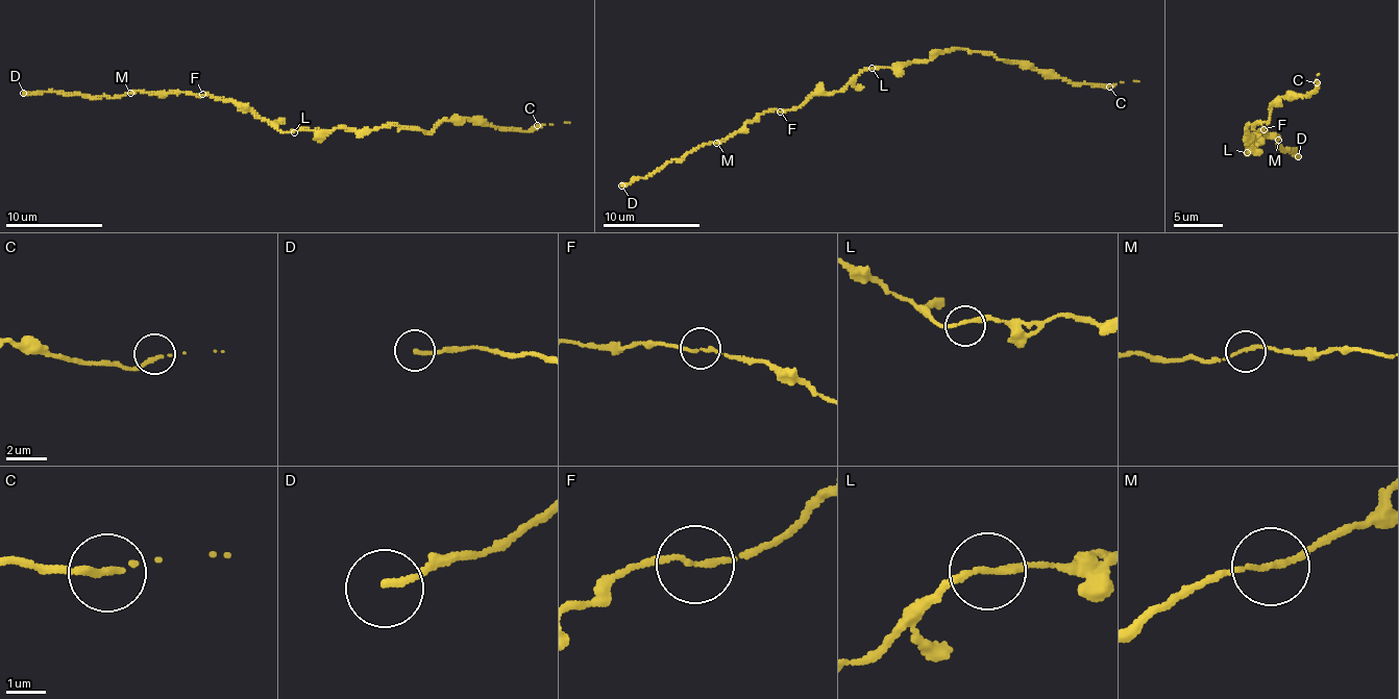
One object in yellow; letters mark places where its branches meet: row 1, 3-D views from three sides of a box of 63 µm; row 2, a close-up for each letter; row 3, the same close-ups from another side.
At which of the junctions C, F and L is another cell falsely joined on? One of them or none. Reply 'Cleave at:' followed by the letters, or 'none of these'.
Cleave at: none of these

